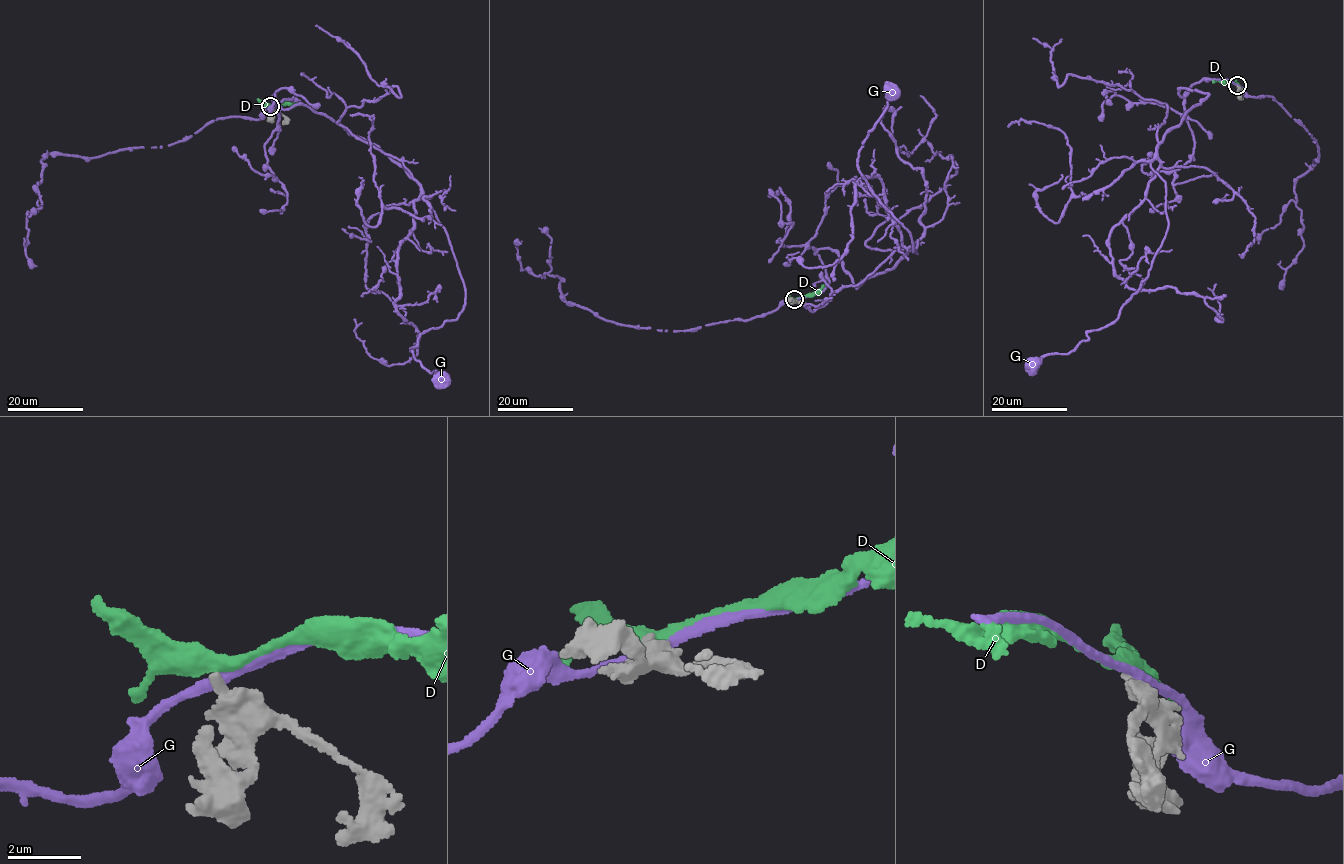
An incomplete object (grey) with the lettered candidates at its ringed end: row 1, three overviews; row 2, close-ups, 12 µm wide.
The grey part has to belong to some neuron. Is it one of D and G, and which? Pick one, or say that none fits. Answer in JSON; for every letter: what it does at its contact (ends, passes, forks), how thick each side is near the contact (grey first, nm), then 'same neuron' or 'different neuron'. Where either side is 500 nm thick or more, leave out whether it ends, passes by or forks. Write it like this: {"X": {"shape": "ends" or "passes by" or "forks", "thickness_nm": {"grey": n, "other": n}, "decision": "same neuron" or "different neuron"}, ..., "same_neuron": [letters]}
{"D": {"shape": "passes by", "thickness_nm": {"grey": 300, "other": 440}, "decision": "different neuron"}, "G": {"shape": "passes by", "thickness_nm": {"grey": 360, "other": 240}, "decision": "different neuron"}, "same_neuron": []}

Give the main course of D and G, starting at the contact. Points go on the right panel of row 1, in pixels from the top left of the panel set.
D: (1237, 85), (1227, 80), (1213, 82)
G: (1238, 86), (1202, 79), (1179, 90), (1208, 94), (1150, 163), (1168, 227), (1148, 274), (1116, 321), (1030, 367)

